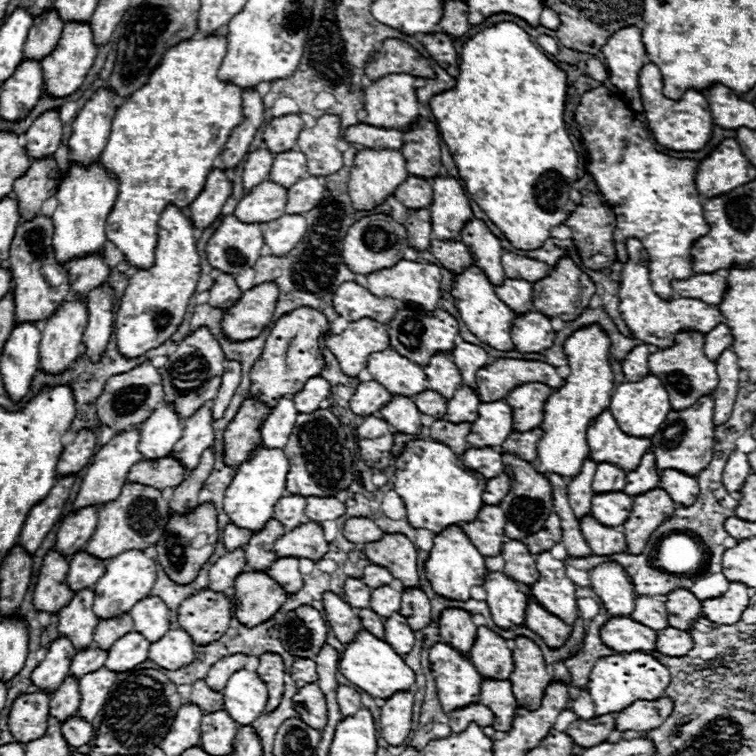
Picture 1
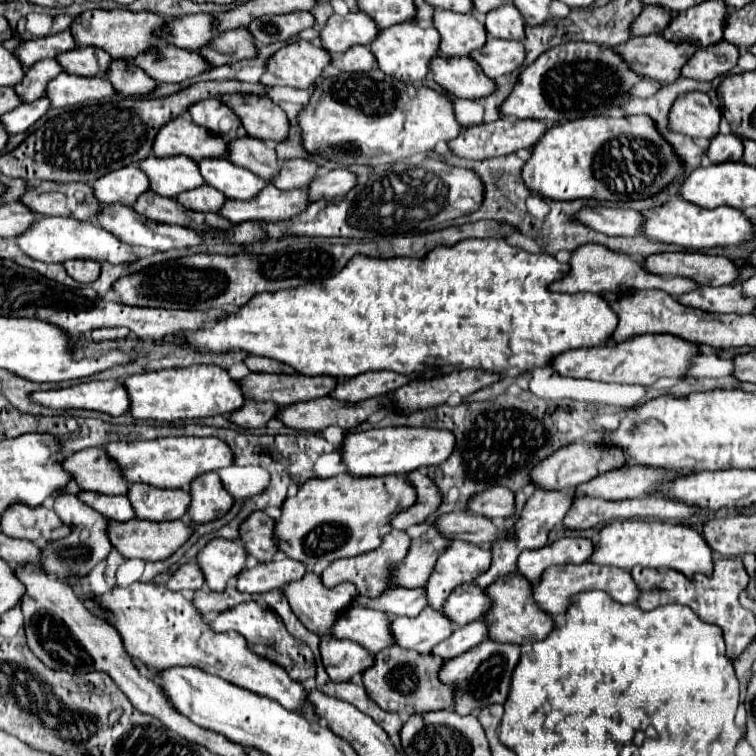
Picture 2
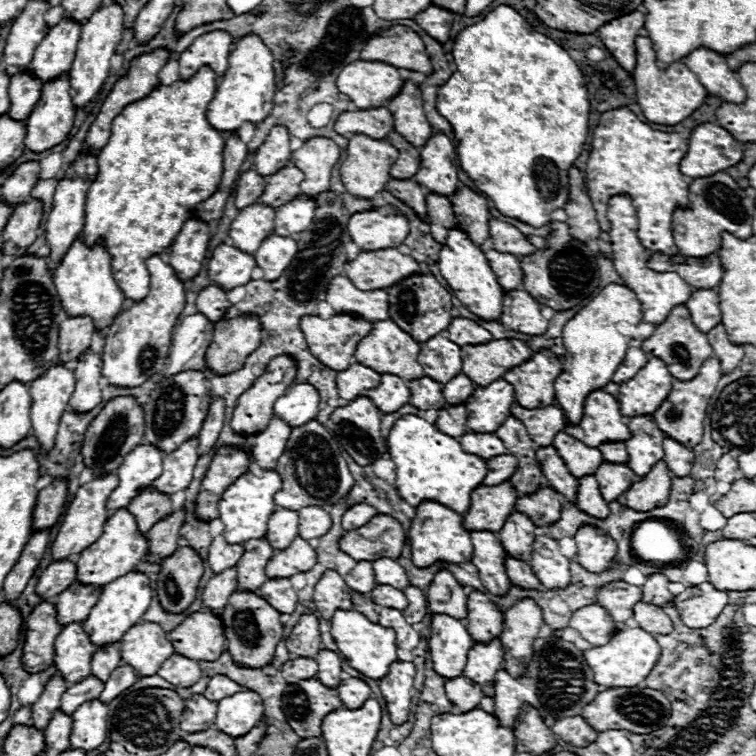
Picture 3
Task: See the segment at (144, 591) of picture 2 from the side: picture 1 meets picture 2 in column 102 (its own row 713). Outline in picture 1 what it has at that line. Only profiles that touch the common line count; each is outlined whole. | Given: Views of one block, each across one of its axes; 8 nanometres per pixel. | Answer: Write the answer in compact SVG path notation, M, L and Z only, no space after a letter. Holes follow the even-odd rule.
M646 652L604 656L594 664L588 680L588 692L594 700L594 716L622 712L636 700L658 700L664 696L668 684L670 672L666 670L666 666Z

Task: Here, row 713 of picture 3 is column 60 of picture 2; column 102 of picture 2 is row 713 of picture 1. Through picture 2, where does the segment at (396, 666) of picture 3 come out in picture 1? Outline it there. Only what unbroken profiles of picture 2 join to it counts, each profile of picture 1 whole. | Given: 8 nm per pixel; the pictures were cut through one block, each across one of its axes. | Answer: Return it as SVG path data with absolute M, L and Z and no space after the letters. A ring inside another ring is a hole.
M398 692L386 700L380 714L380 736L390 746L400 746L412 730L412 692Z

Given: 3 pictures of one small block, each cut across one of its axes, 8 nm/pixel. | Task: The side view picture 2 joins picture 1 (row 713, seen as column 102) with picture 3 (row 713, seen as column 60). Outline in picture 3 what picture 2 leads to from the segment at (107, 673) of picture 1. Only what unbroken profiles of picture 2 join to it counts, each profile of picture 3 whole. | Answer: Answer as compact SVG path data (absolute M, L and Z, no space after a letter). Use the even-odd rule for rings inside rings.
M90 700L80 704L72 716L72 734L70 748L94 750L106 740L106 724L108 724L108 706L100 700Z

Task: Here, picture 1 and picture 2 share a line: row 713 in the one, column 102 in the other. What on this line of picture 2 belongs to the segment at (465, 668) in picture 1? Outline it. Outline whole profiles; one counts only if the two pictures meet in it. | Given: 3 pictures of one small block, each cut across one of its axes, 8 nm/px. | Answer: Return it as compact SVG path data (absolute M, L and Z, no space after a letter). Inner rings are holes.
M178 436L178 438L156 438L156 440L138 440L138 442L108 442L102 446L122 466L122 474L126 474L128 482L144 482L158 488L182 488L188 490L192 478L212 472L232 464L230 448L218 438L194 438L194 436Z

